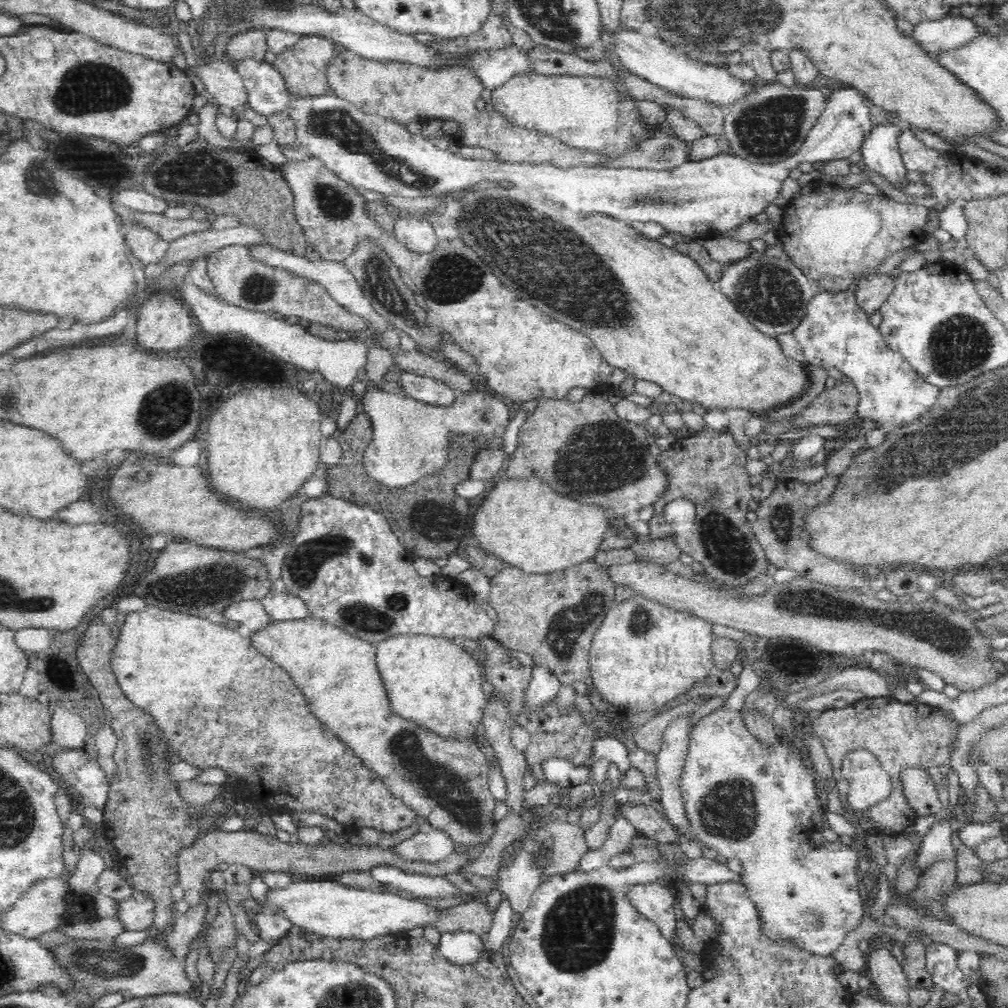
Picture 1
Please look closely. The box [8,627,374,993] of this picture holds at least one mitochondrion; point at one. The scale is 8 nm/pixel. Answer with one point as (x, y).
(107, 963)

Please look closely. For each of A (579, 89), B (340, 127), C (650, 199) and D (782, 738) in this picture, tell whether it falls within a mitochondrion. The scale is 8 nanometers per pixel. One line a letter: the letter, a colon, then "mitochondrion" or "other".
A: other
B: mitochondrion
C: mitochondrion
D: other

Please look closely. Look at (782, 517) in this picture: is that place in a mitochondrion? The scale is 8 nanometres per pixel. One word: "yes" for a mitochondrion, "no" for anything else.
yes

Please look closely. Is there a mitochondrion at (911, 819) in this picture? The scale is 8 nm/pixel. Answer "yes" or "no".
no

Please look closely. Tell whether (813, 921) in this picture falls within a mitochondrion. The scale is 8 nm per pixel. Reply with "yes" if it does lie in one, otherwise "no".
yes

